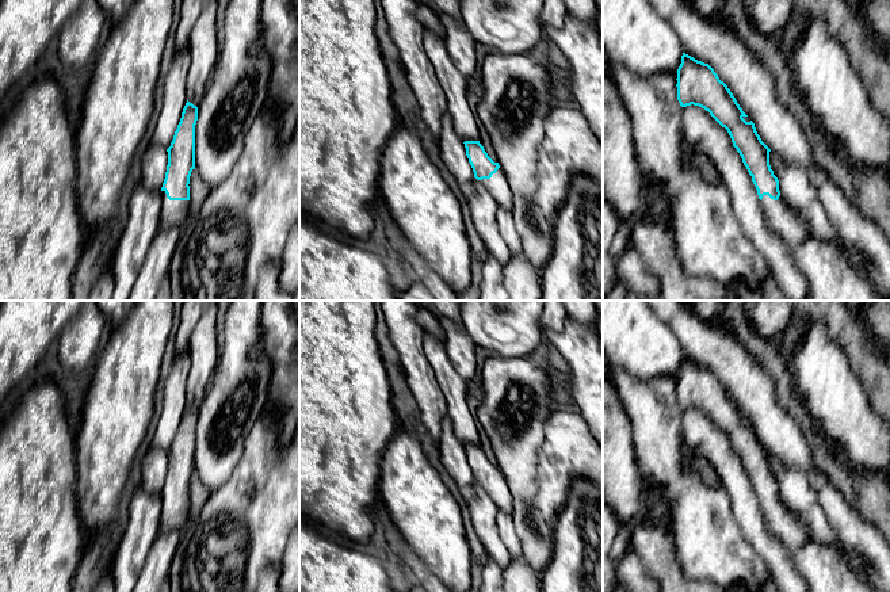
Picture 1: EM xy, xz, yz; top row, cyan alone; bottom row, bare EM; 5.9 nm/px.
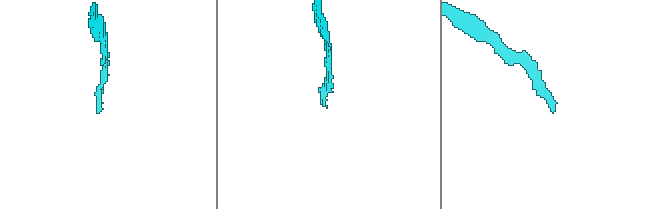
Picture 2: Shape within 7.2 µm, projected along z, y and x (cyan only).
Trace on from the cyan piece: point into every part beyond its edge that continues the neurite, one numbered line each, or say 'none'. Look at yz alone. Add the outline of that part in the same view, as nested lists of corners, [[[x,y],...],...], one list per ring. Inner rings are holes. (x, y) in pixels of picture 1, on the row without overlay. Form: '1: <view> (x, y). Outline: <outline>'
1: yz (824, 568). Outline: [[[764,499],[761,503],[764,524],[790,551],[797,569],[806,581],[807,592],[875,592],[871,583],[859,577],[839,547],[813,539],[807,524],[783,501],[778,504]]]

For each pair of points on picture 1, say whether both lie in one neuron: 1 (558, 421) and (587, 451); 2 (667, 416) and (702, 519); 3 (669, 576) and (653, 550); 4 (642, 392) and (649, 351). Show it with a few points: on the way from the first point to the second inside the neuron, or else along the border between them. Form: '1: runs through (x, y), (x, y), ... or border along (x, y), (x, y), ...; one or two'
1: runs through (565, 428), (580, 445); one
2: runs through (667, 442), (667, 474), (686, 493); one
3: runs through (665, 569), (659, 557); one
4: border along (617, 366), (638, 379), (671, 378), (675, 382); two

